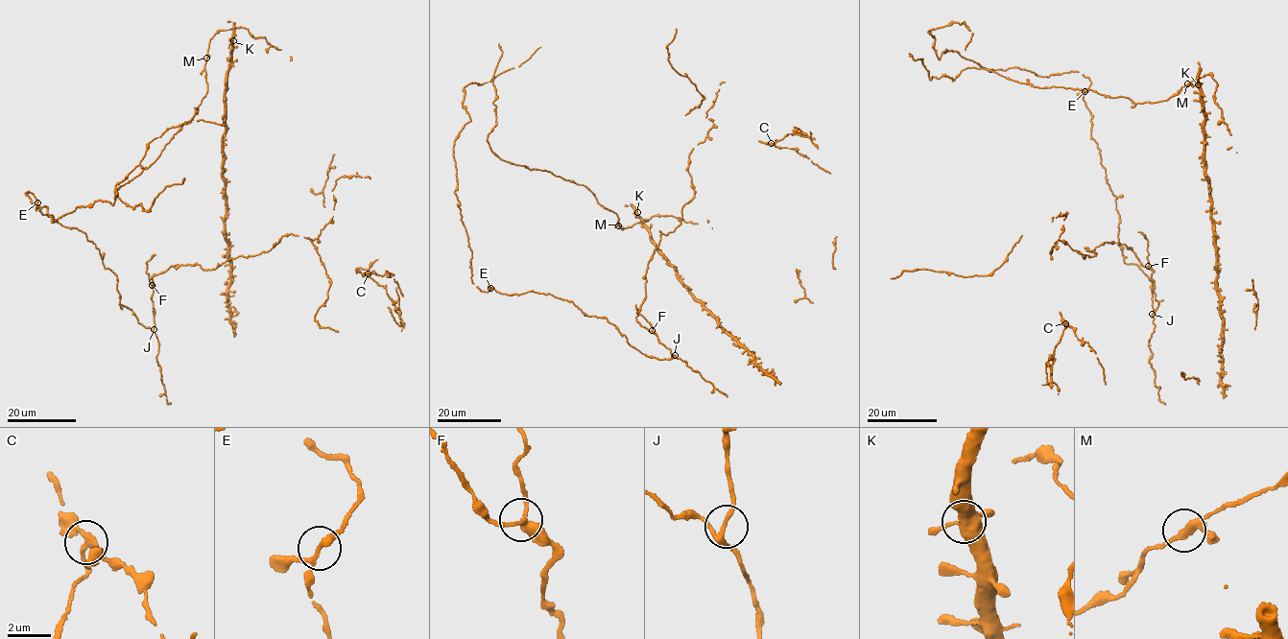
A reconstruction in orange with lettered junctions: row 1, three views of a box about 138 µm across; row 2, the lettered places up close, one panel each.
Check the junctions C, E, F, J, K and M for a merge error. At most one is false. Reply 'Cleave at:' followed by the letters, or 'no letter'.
Cleave at: C

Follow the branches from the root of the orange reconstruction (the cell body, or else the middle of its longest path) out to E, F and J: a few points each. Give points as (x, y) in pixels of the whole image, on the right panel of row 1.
E: (1072, 71), (1090, 82), (1085, 92)
F: (1072, 71), (1090, 82), (1083, 100), (1116, 198), (1119, 246), (1152, 282), (1153, 313), (1148, 266)
J: (1072, 71), (1090, 82), (1083, 100), (1116, 198), (1119, 246), (1124, 261), (1152, 282), (1152, 314)

